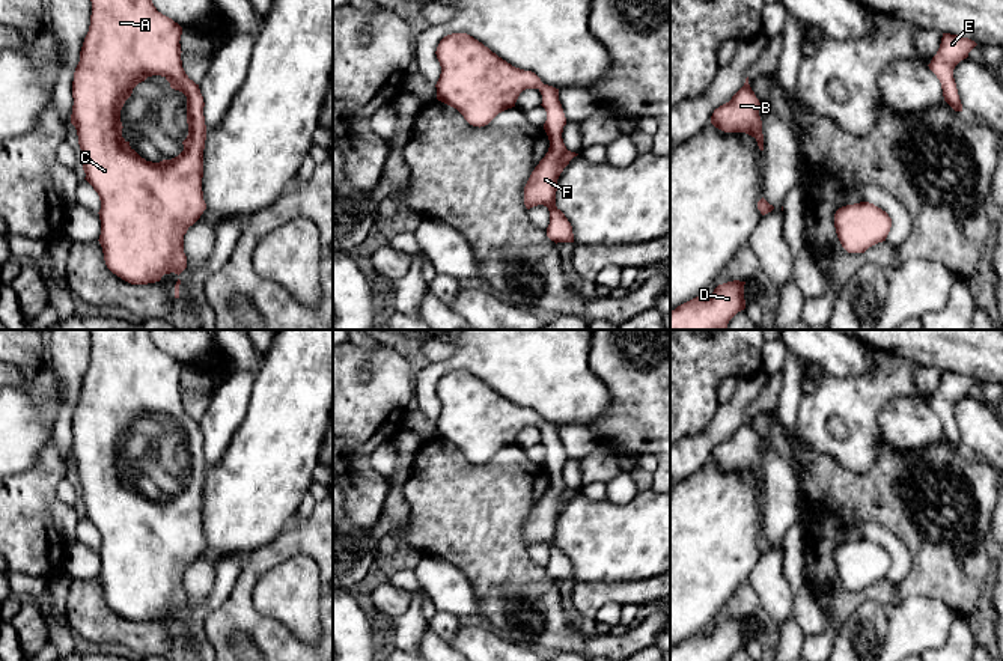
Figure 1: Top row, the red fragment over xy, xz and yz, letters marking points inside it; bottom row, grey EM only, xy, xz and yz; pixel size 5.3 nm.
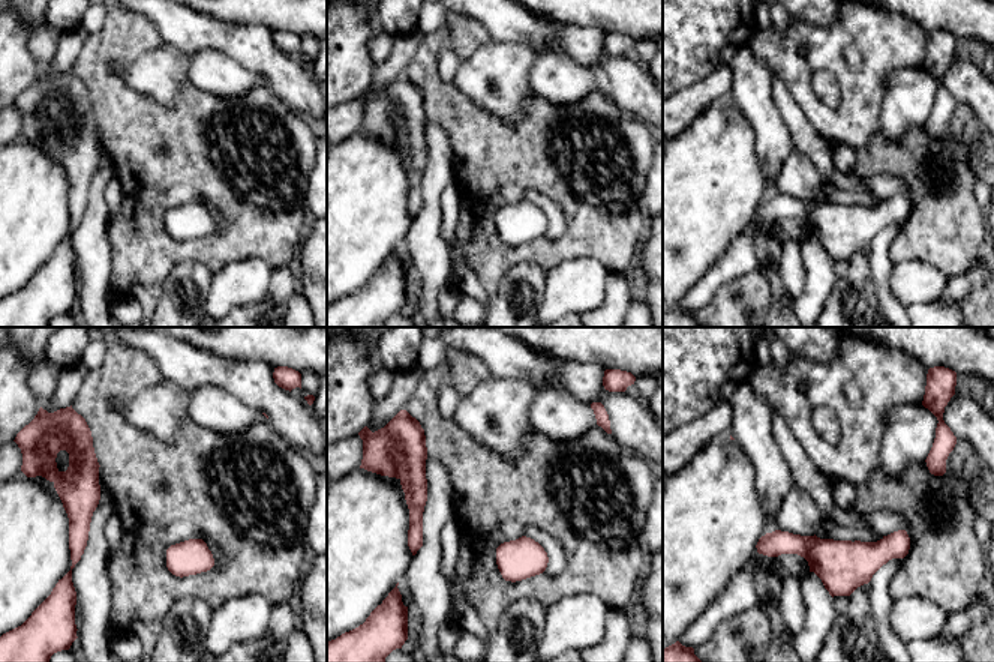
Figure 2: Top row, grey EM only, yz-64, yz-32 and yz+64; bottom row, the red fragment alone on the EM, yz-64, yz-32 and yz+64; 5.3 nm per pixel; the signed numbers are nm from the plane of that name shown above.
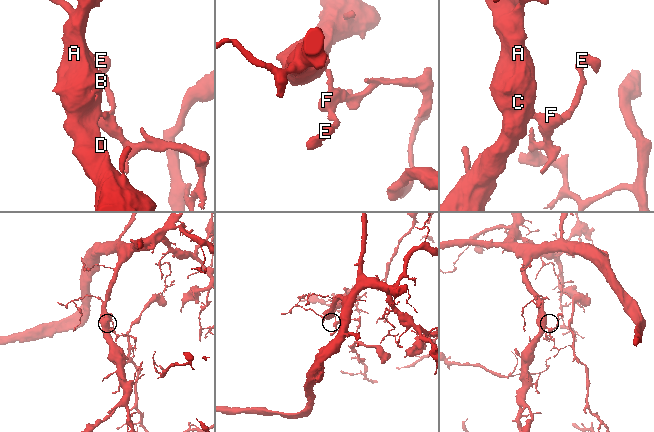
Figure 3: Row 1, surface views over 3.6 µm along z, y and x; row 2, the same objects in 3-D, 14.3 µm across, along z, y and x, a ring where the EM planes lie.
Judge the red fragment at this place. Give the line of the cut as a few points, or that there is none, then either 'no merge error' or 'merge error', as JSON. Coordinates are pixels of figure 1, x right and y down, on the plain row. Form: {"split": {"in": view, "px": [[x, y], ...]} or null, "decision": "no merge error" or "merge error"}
{"split": {"in": "xz", "px": [[542, 420], [538, 425]]}, "decision": "merge error"}

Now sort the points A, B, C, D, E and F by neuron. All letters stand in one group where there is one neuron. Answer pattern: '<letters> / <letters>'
A B C D / E F

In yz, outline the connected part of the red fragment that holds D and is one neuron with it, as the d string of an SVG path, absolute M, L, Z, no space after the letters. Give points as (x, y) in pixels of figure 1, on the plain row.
M733 617L718 622L706 634L696 634L670 649L670 661L729 661L729 658L745 646L745 619Z

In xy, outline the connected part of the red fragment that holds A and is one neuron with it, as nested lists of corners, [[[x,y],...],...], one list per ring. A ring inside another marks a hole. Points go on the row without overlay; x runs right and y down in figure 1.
[[[89,330],[92,339],[92,352],[89,369],[84,375],[80,399],[72,419],[72,452],[71,461],[77,467],[81,486],[81,501],[86,518],[93,524],[101,538],[99,557],[102,584],[107,605],[131,622],[148,622],[160,619],[164,611],[181,611],[187,605],[184,590],[184,572],[193,563],[203,548],[202,515],[203,515],[203,486],[206,477],[206,462],[203,453],[203,434],[199,422],[188,416],[181,398],[182,364],[172,355],[157,348],[151,337],[151,330]],[[161,413],[175,428],[187,434],[187,461],[188,473],[182,479],[184,488],[160,500],[142,495],[122,474],[120,447],[131,434],[133,426],[148,414]]]

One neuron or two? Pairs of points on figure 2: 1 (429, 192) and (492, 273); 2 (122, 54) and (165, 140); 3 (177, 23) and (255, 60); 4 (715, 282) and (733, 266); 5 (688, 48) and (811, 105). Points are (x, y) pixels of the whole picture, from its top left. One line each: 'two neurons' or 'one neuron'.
1: two neurons
2: one neuron
3: one neuron
4: one neuron
5: two neurons

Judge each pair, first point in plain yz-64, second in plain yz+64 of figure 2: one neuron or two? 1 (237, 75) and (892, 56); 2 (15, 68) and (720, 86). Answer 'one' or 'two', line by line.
1: two
2: two

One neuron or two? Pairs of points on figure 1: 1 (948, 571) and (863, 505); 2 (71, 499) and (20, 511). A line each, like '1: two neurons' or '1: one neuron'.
1: one neuron
2: two neurons

